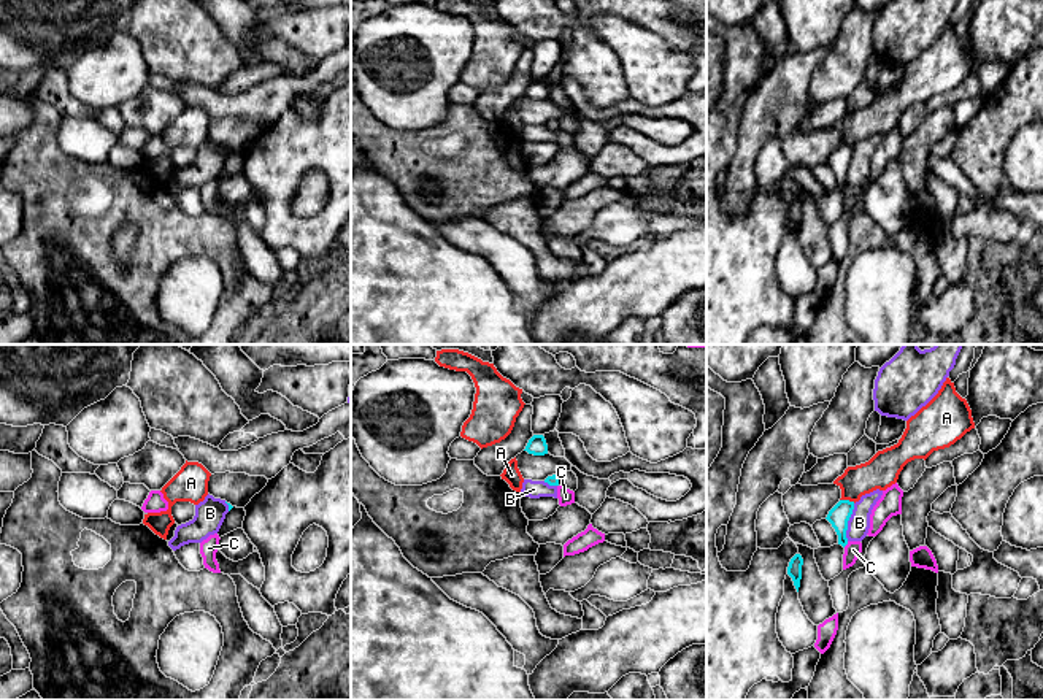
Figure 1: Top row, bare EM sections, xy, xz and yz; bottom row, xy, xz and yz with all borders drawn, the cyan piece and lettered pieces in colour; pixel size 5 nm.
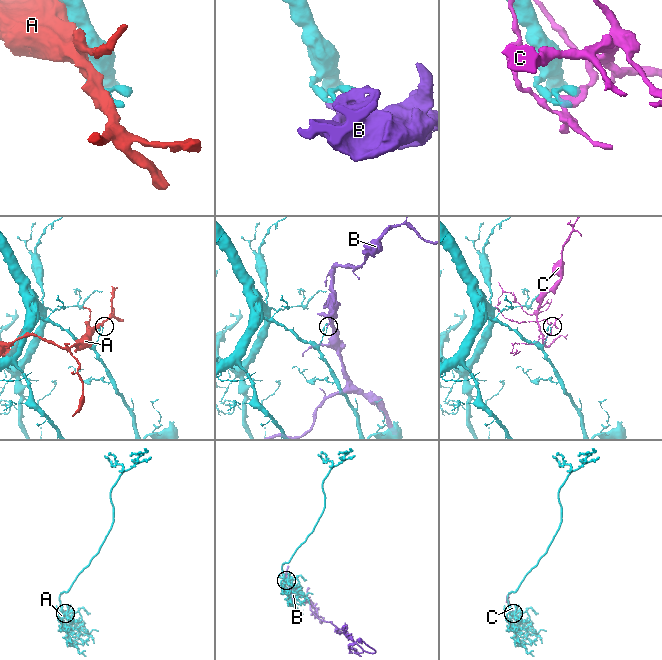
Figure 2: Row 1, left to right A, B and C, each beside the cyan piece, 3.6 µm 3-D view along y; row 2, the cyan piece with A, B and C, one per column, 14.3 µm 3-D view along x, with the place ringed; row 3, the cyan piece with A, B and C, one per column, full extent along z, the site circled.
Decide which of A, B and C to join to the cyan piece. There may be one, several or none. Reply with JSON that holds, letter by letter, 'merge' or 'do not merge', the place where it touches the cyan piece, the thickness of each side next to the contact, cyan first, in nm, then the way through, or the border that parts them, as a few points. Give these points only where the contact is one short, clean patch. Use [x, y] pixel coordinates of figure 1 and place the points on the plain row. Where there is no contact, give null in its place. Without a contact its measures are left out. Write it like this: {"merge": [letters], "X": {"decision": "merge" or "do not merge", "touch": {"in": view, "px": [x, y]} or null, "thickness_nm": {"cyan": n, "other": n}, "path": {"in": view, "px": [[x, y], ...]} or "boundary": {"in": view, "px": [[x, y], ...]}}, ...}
{"merge": [], "A": {"decision": "do not merge", "touch": {"in": "yz", "px": [848, 145]}, "thickness_nm": {"cyan": 110, "other": 170}}, "B": {"decision": "do not merge", "touch": {"in": "yz", "px": [846, 167]}, "thickness_nm": {"cyan": 110, "other": 110}, "boundary": {"in": "yz", "px": [[854, 148], [846, 172], [846, 184]]}}, "C": {"decision": "do not merge", "touch": {"in": "yz", "px": [845, 189]}, "thickness_nm": {"cyan": 110, "other": 90}, "boundary": {"in": "yz", "px": [[848, 186], [843, 191]]}}}

